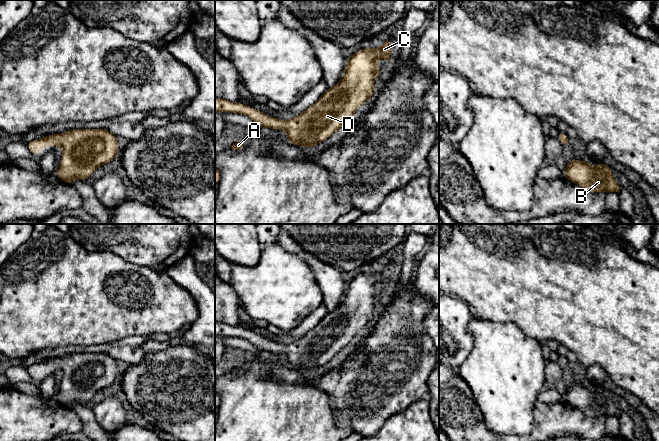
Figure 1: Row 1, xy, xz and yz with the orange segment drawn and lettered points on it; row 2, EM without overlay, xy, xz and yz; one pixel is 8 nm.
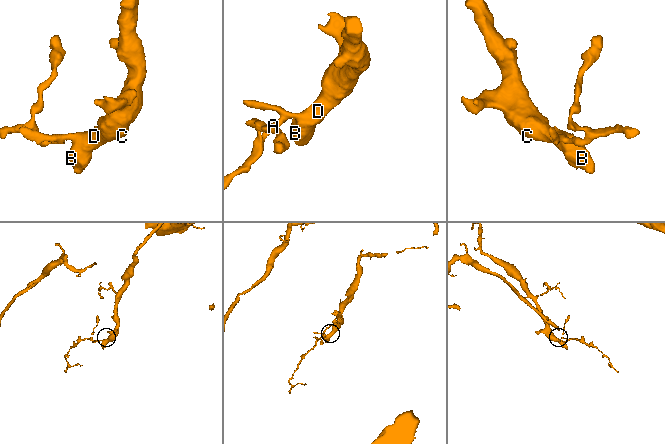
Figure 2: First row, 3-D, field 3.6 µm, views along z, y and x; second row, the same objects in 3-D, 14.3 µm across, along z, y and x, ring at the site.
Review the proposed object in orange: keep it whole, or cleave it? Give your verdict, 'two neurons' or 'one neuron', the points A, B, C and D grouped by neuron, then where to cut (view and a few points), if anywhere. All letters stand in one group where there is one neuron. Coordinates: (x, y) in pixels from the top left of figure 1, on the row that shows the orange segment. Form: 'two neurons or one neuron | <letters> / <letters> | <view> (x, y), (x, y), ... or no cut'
one neuron | A B C D | no cut

